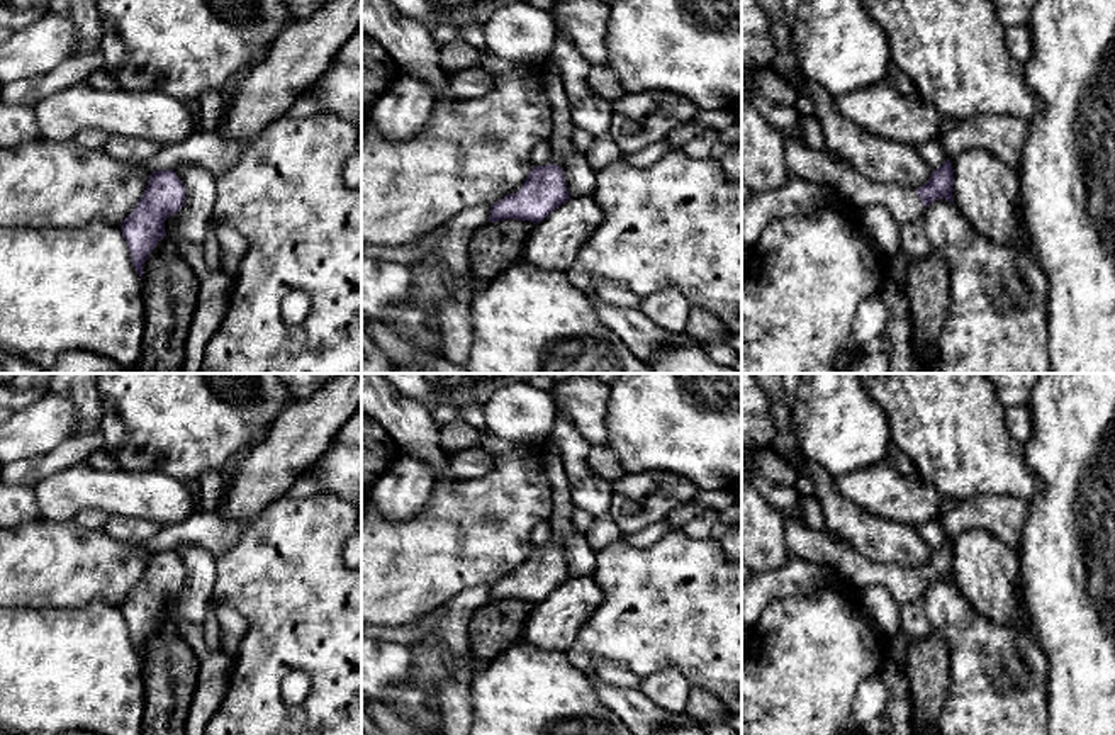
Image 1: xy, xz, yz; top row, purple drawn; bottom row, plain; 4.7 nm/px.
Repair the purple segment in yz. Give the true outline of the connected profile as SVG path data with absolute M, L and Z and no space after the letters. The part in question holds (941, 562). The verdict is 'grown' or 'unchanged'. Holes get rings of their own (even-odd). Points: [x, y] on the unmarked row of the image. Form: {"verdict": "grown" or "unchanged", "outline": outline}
{"verdict": "grown", "outline": "M742 477L742 562L752 574L782 569L793 557L823 565L857 587L884 586L901 606L923 596L939 579L954 582L950 540L933 550L920 569L876 564L830 533L810 528L803 519L786 519L754 485Z"}

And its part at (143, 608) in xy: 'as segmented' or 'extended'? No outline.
as segmented

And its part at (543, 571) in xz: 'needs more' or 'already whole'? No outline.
needs more

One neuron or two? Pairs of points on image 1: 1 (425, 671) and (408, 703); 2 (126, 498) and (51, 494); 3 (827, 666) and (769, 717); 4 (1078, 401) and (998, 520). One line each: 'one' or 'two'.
1: one
2: one
3: one
4: two

